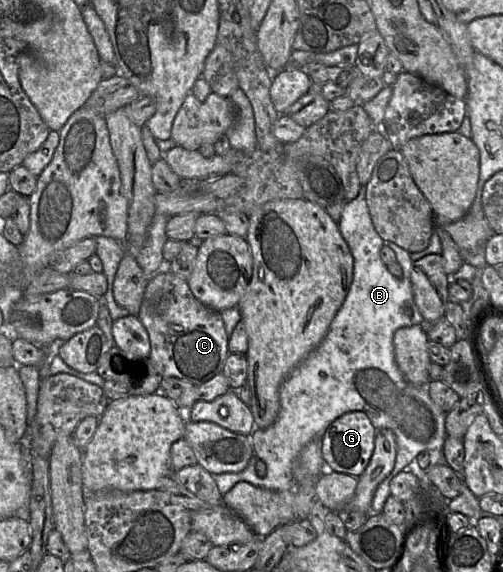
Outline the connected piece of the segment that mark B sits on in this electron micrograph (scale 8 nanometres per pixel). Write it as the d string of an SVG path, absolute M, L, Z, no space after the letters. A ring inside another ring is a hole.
M361 186L358 196L351 200L346 201L343 206L341 219L338 223L338 227L340 230L341 235L343 236L344 240L346 241L347 245L350 248L350 251L353 256L353 280L348 291L348 294L341 306L341 308L336 313L329 330L322 340L322 342L291 372L288 378L284 381L280 389L280 410L277 419L275 422L265 429L255 428L254 431L251 433L251 442L253 445L254 456L251 457L248 465L246 468L238 473L221 473L221 474L213 474L214 481L216 482L217 488L222 496L224 496L230 489L232 489L235 484L239 482L248 482L251 485L256 487L274 490L274 491L288 491L294 488L294 479L293 479L293 472L292 466L293 462L300 453L300 451L314 439L322 438L325 431L328 427L339 417L342 415L352 412L352 411L362 411L364 412L368 418L370 419L372 425L376 430L381 429L389 429L391 430L396 438L397 444L397 454L396 458L397 462L393 468L393 471L390 473L390 476L396 476L399 472L403 471L407 468L412 461L422 452L428 452L430 454L430 467L436 464L447 464L446 460L443 456L442 449L447 437L446 427L445 427L445 418L446 414L441 409L439 409L429 394L429 385L412 385L408 383L402 373L400 372L394 356L394 347L393 347L393 336L397 329L402 327L410 327L414 325L426 325L424 323L424 319L416 306L414 299L413 299L413 292L411 288L411 281L410 278L406 278L402 276L402 278L397 278L393 276L385 264L383 263L380 257L381 248L384 246L385 241L379 236L377 231L374 228L372 223L372 219L369 213L368 205L366 202L366 187ZM257 459L262 460L265 462L267 467L267 472L264 477L259 477L255 470L255 464Z

